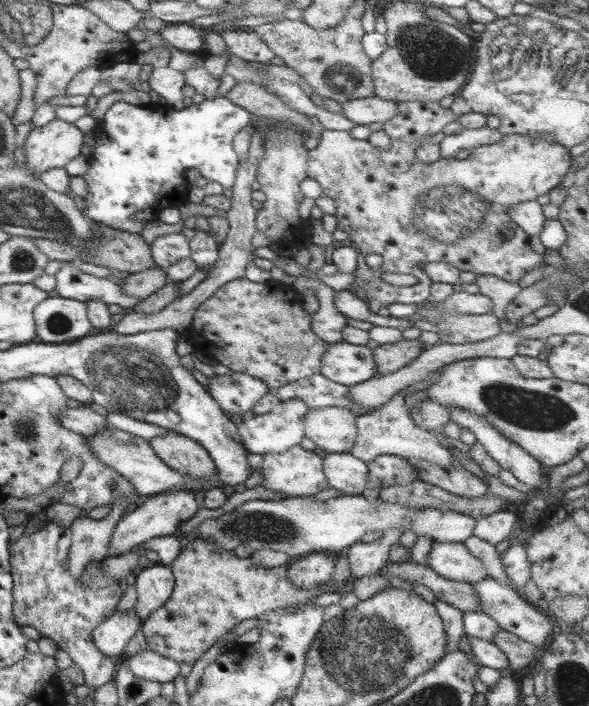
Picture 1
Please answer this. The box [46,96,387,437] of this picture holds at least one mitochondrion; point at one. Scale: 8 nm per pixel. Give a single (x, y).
(128, 376)

